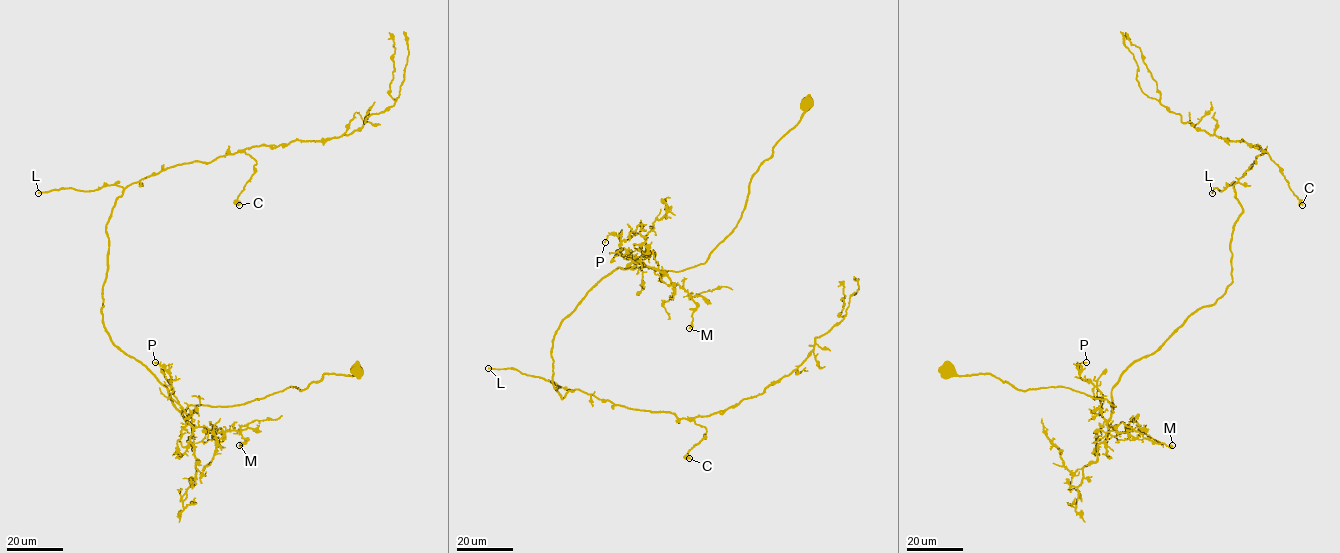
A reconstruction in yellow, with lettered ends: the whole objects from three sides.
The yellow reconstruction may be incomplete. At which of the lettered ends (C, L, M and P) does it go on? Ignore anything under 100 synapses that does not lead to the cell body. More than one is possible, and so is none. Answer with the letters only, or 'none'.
L

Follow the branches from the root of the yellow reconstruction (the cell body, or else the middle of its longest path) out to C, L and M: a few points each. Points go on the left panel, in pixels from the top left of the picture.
C: (357, 369), (180, 411), (113, 343), (101, 309), (106, 224), (122, 191), (244, 151), (256, 163), (239, 205)
L: (357, 369), (241, 404), (179, 411), (168, 390), (113, 343), (104, 324), (106, 224), (123, 188), (38, 193)
M: (357, 369), (182, 413), (194, 427), (237, 430), (246, 440), (239, 445)

